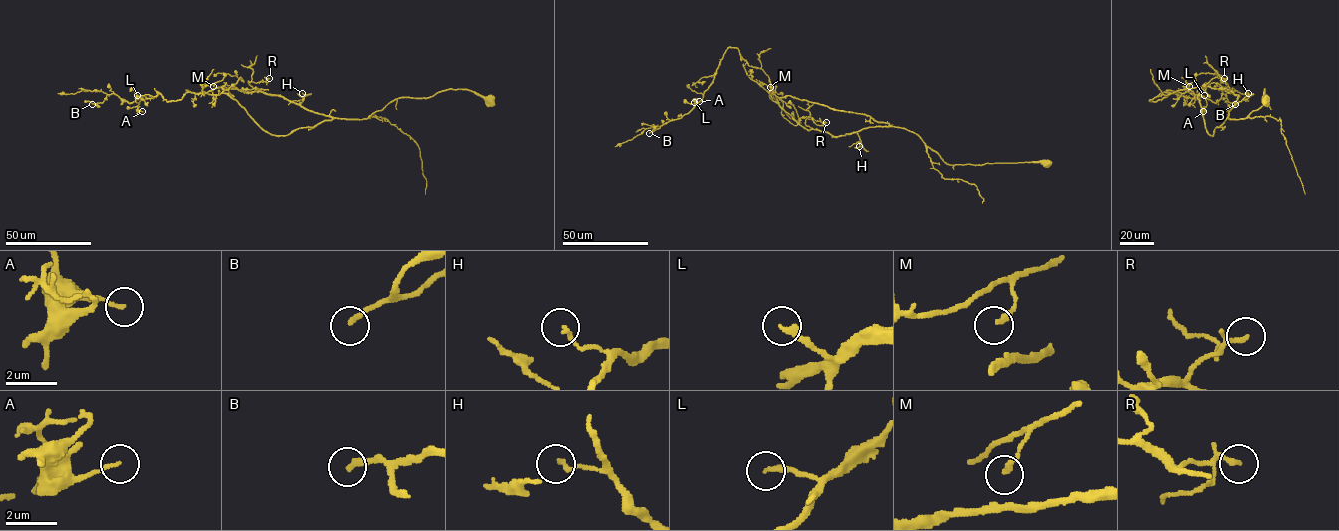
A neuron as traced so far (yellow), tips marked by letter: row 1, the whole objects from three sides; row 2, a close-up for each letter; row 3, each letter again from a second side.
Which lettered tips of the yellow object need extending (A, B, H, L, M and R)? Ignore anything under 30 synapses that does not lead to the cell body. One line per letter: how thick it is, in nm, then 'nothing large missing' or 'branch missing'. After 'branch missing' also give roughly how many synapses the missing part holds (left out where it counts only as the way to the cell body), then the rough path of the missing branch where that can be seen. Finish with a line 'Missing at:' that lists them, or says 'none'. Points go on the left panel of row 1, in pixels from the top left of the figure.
A: 120 nm thick; nothing large missing
B: 240 nm thick; nothing large missing
H: 150 nm thick; nothing large missing
L: 200 nm thick; nothing large missing
M: 120 nm thick; nothing large missing
R: 140 nm thick; nothing large missing
Missing at: none

